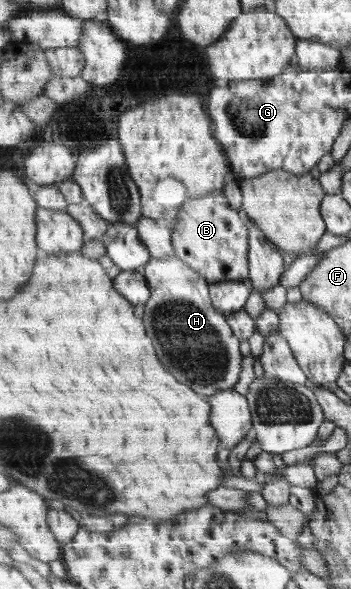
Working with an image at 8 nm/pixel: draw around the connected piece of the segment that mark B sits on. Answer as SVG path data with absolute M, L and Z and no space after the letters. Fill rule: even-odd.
M221 190L202 199L186 201L178 213L178 223L172 231L176 255L192 269L202 274L209 283L245 281L250 275L250 230L242 212L230 207Z

